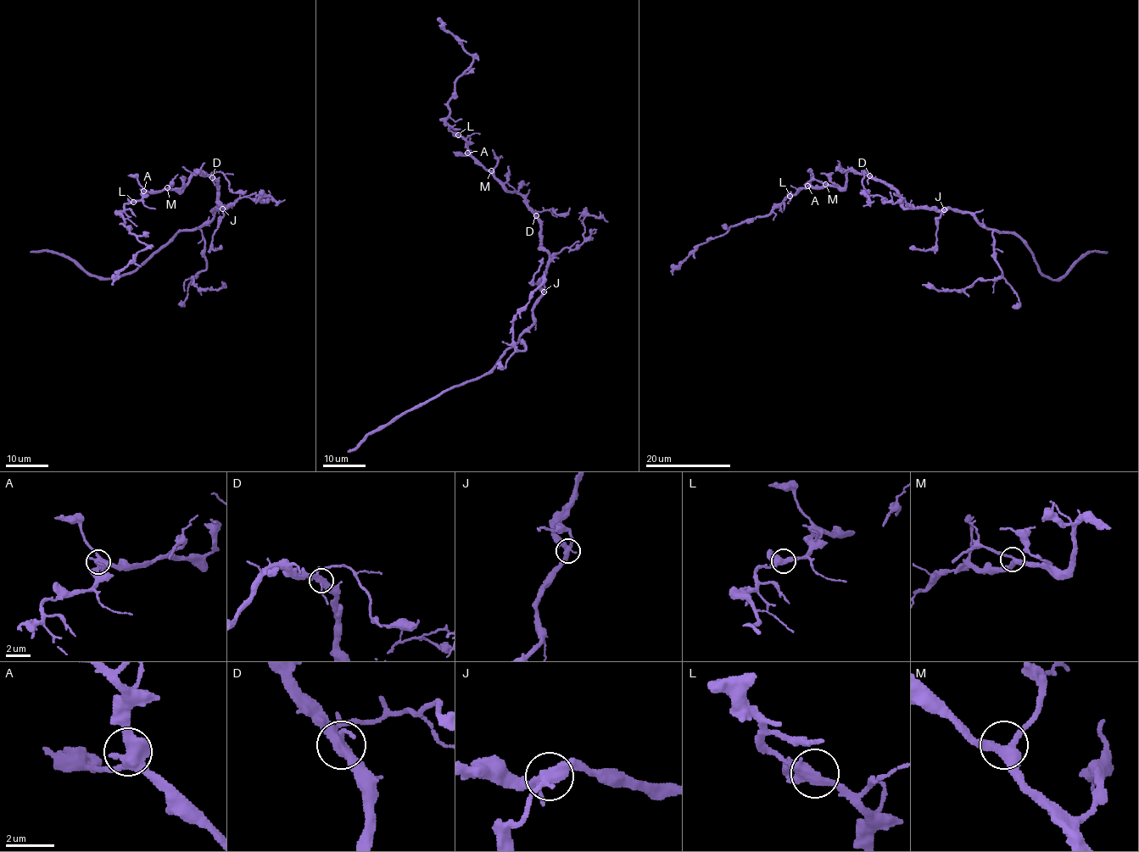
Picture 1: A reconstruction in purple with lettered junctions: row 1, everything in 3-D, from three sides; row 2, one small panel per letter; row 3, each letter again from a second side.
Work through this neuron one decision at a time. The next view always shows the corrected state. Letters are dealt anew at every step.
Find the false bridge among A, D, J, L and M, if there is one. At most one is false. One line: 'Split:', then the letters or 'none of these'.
Split: none of these

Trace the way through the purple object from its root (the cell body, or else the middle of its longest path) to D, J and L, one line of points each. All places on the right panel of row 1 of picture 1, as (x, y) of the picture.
D: (901, 203), (900, 196), (894, 190), (869, 175)
J: (901, 203), (904, 208), (945, 210)
L: (901, 203), (900, 196), (890, 186), (850, 169), (843, 187), (809, 186), (790, 196)

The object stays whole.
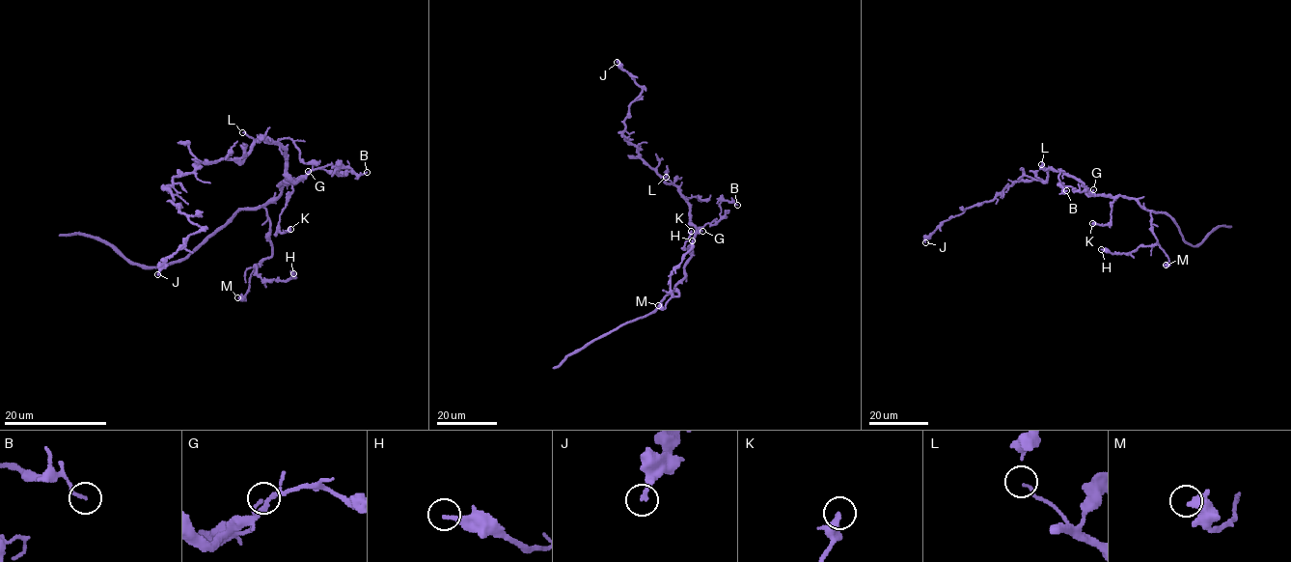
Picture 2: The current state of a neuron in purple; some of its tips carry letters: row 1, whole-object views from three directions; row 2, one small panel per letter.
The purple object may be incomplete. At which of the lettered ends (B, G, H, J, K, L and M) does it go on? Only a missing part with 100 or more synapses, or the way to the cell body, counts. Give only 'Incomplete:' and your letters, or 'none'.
Incomplete: none

